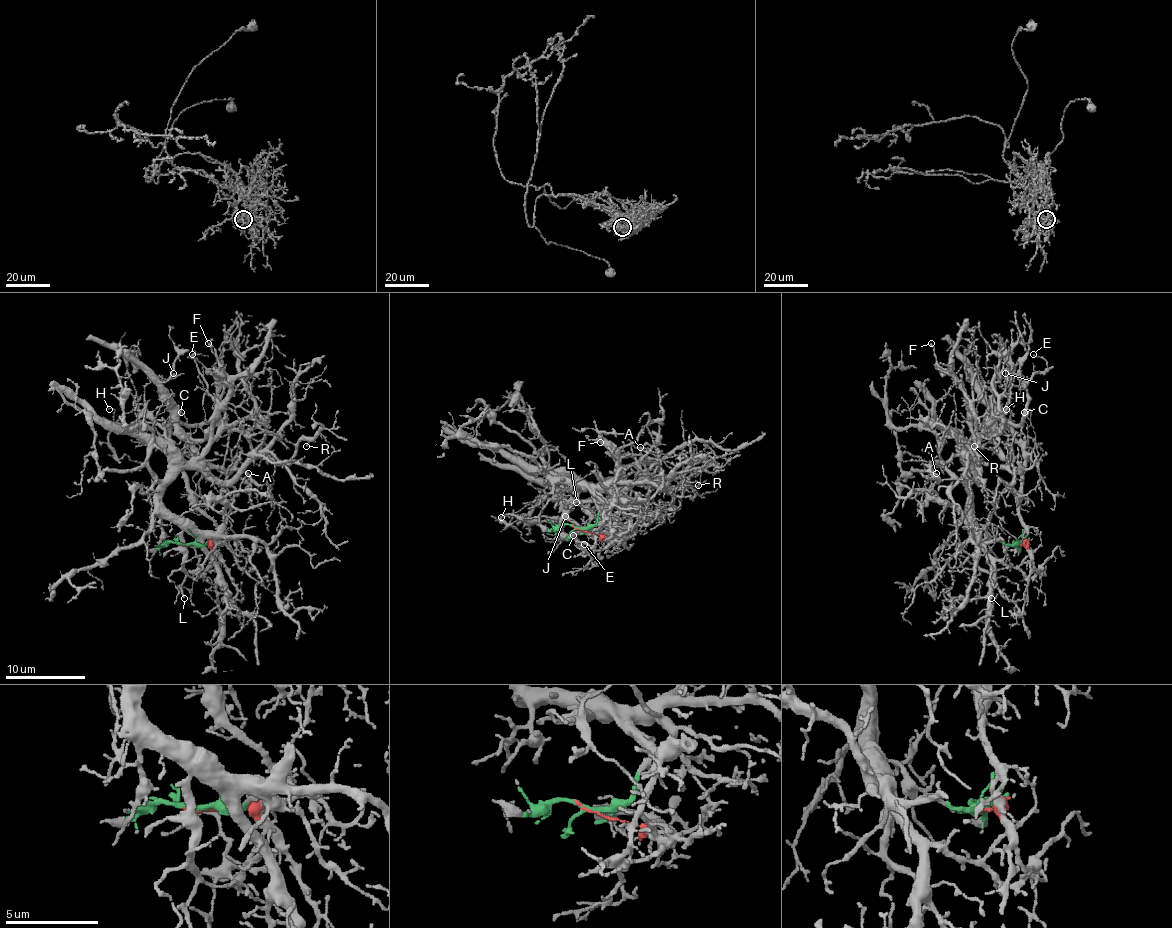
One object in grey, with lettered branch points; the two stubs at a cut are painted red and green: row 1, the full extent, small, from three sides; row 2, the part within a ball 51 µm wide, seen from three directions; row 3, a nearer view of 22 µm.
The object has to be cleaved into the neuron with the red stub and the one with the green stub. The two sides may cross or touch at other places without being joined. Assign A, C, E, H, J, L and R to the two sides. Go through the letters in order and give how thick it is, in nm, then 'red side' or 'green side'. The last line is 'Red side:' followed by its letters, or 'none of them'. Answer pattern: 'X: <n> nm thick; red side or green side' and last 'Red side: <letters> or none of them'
A: 120 nm thick; green side
C: 120 nm thick; red side
E: 100 nm thick; red side
H: 110 nm thick; red side
J: 120 nm thick; red side
L: 160 nm thick; green side
R: 120 nm thick; green side
Red side: C, E, H, J

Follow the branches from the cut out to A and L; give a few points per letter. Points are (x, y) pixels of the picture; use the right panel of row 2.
A: (1016, 544), (982, 540), (976, 536), (966, 519), (932, 489), (936, 473)
L: (1016, 544), (988, 540), (974, 533), (978, 564), (994, 584), (992, 598)

